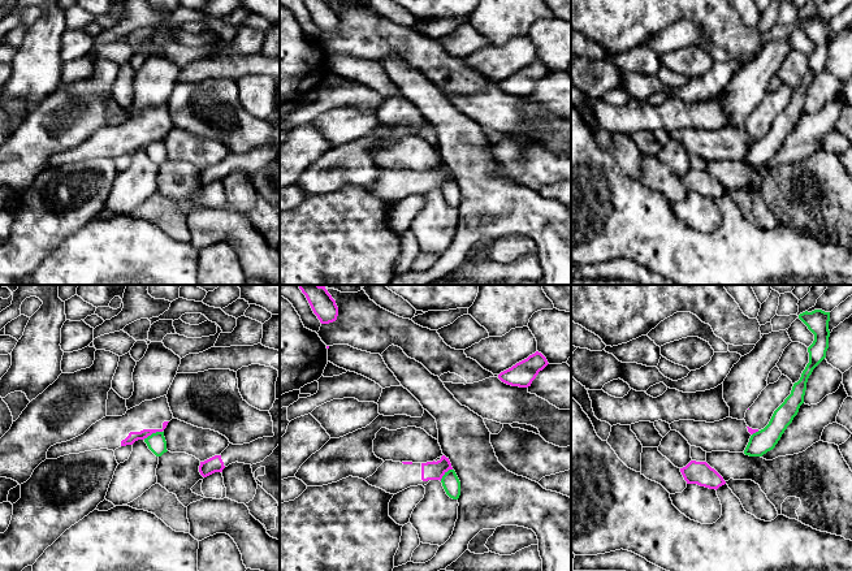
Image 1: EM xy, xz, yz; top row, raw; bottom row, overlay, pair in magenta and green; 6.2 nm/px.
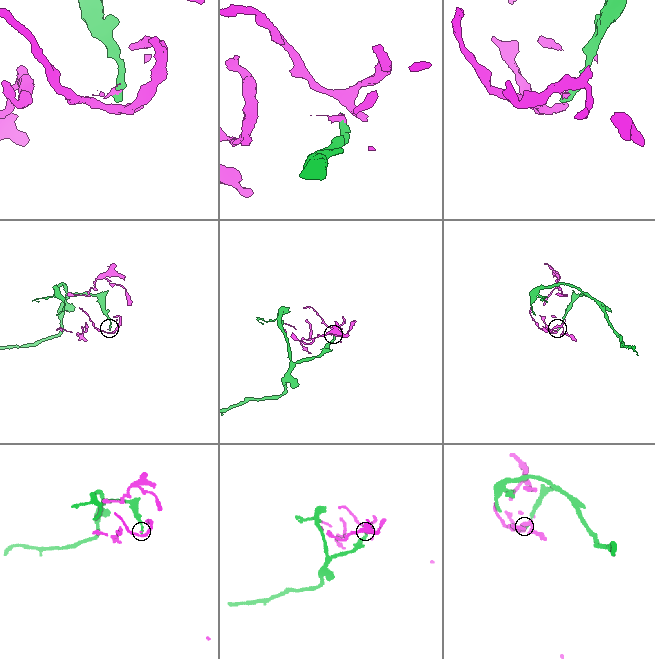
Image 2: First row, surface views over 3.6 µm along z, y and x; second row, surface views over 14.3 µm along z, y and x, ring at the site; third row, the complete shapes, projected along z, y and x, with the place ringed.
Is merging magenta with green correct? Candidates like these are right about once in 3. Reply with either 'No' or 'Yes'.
No

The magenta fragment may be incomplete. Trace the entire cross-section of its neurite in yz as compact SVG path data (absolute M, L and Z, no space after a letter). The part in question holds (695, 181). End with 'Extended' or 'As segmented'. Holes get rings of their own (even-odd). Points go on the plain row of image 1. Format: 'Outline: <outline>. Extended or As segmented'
Outline: M691 169L680 181L687 193L697 193L709 198L718 198L725 194L723 186L706 170Z. As segmented

